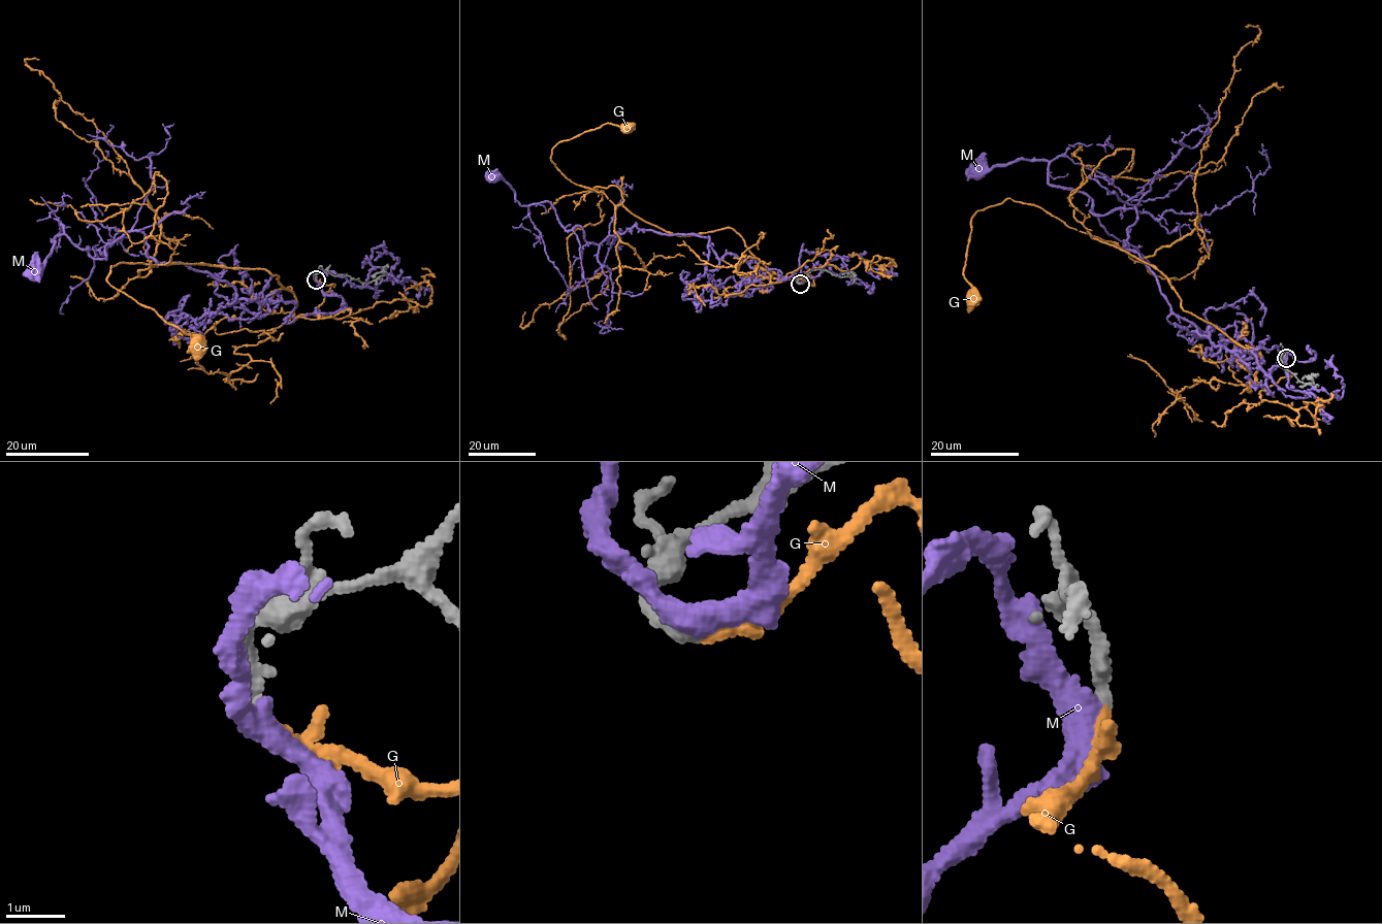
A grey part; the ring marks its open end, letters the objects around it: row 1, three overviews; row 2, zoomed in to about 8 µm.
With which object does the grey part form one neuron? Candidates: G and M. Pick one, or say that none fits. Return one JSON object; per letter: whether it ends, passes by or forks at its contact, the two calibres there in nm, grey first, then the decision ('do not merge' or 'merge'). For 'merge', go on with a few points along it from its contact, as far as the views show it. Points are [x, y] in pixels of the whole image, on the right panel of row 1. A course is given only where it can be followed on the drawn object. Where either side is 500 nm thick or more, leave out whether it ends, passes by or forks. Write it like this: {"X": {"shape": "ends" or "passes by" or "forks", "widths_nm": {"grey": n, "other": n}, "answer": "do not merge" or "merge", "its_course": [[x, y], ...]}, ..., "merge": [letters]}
{"G": {"shape": "passes by", "widths_nm": {"grey": 280, "other": 150}, "answer": "merge", "its_course": [[1285, 359], [1291, 374], [1264, 387], [1255, 357], [1185, 311], [1153, 267], [1010, 198], [971, 222], [971, 296]]}, "M": {"shape": "passes by", "widths_nm": {"grey": 280, "other": 400}, "answer": "do not merge"}, "merge": ["G"]}

